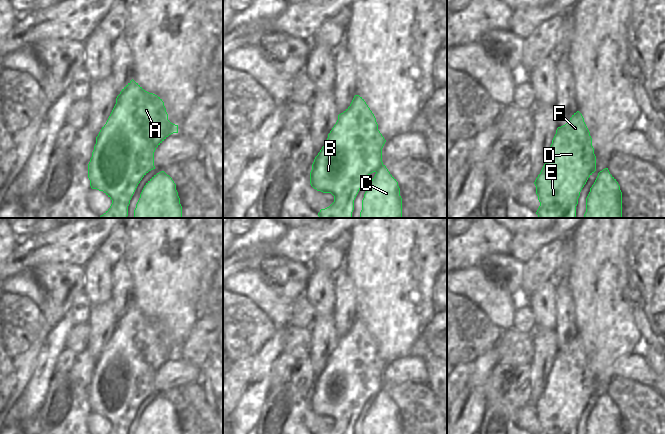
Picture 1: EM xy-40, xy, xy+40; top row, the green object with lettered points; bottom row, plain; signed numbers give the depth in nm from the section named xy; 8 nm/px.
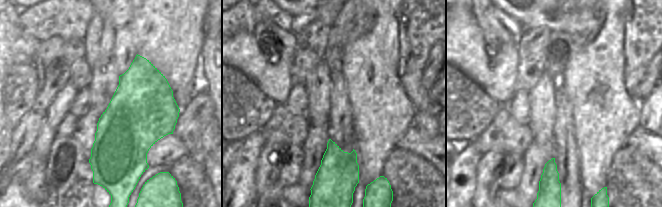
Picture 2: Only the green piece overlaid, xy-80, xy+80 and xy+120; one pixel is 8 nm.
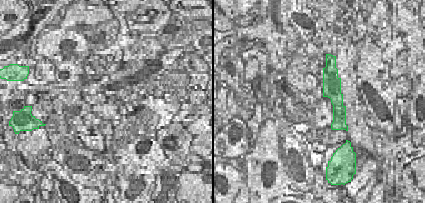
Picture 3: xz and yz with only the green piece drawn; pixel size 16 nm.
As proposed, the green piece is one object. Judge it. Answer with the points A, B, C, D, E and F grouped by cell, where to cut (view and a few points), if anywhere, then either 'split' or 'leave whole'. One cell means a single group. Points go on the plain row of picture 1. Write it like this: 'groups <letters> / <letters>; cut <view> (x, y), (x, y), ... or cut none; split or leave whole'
groups A B D E F / C; cut xy (382, 388), (375, 395); split

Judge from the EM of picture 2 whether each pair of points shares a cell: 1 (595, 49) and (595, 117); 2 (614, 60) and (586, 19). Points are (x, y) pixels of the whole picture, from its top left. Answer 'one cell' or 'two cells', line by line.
1: one cell
2: two cells

